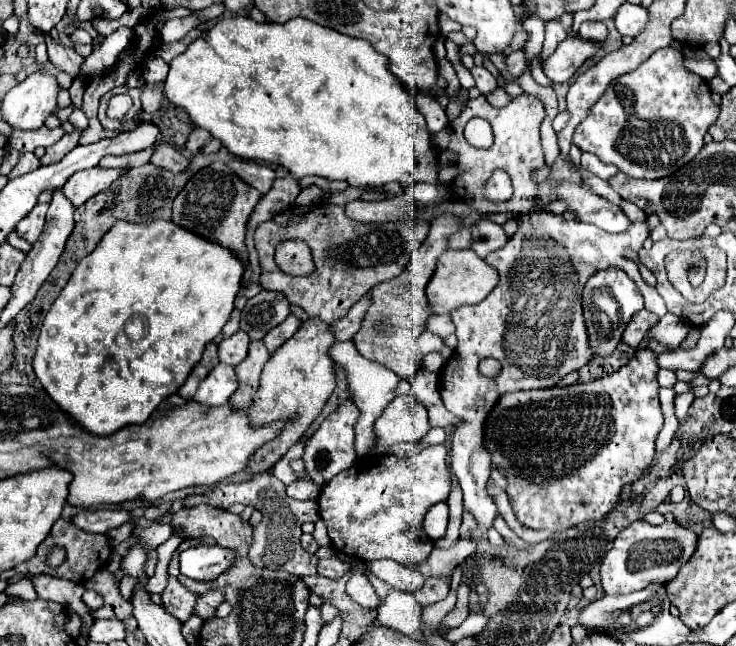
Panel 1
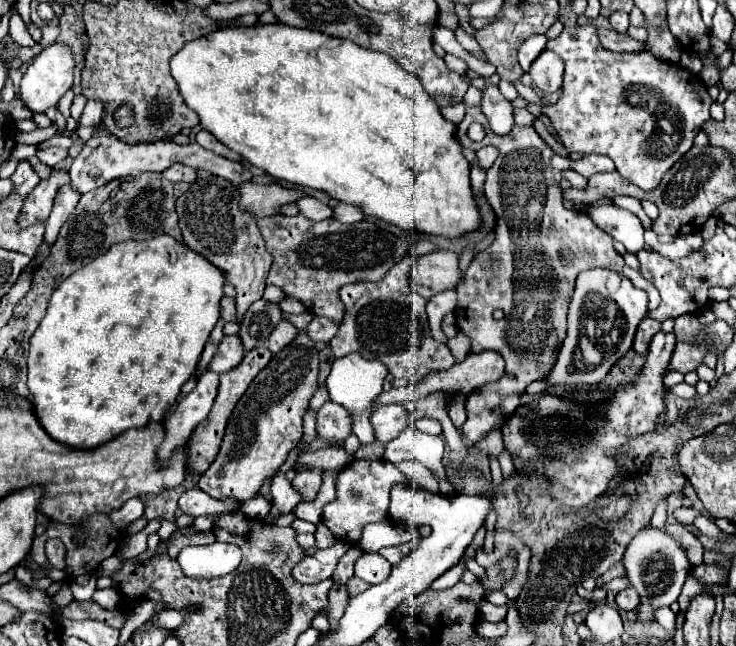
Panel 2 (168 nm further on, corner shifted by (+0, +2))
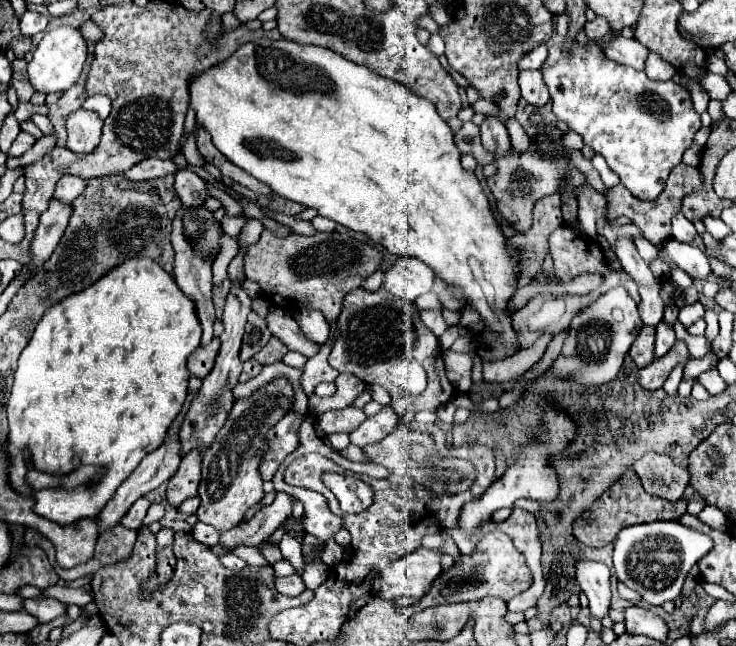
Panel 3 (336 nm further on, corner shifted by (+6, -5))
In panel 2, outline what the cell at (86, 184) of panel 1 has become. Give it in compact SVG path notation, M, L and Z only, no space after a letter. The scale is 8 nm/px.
M99 122L95 126L95 134L93 138L89 138L83 146L83 150L79 152L79 156L73 160L69 176L71 176L71 184L81 192L89 192L93 188L103 186L105 182L113 180L113 178L125 178L131 174L143 174L143 172L163 172L165 168L171 168L171 164L185 164L191 168L203 168L215 176L227 178L233 184L241 184L241 182L249 182L251 180L251 172L233 160L227 160L223 156L217 156L205 148L201 148L199 144L187 144L187 146L179 146L175 142L155 142L155 144L123 144L121 140L117 140L105 126L103 122Z

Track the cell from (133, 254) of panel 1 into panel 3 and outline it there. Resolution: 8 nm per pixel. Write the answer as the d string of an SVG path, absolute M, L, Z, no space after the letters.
M133 257L107 271L99 281L87 289L67 295L37 323L33 337L19 357L13 391L7 403L9 435L7 451L11 457L11 485L19 493L31 493L25 483L25 463L21 463L21 449L29 449L35 465L49 473L73 471L73 461L93 463L105 467L103 479L93 487L79 487L75 491L43 489L35 493L37 515L43 515L61 525L83 517L95 517L113 491L131 475L139 461L165 439L171 421L181 411L187 395L187 359L199 347L201 321L197 317L195 301L185 295L175 277L161 269L153 259Z

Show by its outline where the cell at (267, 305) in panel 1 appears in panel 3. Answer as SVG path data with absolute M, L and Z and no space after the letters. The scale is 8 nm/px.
M251 311L247 317L245 335L241 343L241 361L251 359L257 351L261 351L267 345L269 339L271 339L271 333L267 329L267 321L259 317L255 311Z

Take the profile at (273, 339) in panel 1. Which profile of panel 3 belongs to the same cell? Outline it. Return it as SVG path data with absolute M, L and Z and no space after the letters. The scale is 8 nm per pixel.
M271 337L269 343L255 355L255 359L261 363L261 365L271 365L271 363L277 363L285 357L289 349L285 347L285 343L281 343L277 337Z

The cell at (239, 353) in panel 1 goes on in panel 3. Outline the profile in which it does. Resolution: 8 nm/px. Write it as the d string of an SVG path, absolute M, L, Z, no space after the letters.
M213 337L213 341L207 345L207 347L199 347L187 361L187 369L191 375L199 377L199 379L205 379L205 375L209 375L209 371L213 369L215 365L215 359L217 359L217 353L219 353L219 339Z

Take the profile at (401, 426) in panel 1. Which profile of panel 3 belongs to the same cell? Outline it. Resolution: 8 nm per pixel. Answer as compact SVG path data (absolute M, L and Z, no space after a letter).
M383 407L377 415L373 417L367 417L359 429L355 429L349 437L351 437L351 443L357 445L357 447L367 447L367 445L373 445L373 443L379 443L381 439L385 439L389 433L393 433L399 425L399 417L397 413L393 411L393 407Z

